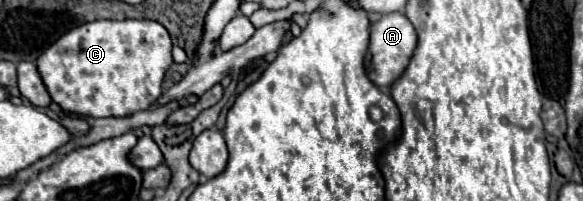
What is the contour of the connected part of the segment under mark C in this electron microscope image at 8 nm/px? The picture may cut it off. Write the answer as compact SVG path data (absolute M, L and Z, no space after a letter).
M95 20L65 32L35 64L51 100L67 114L131 116L147 110L161 96L163 76L173 64L171 38L153 20Z

